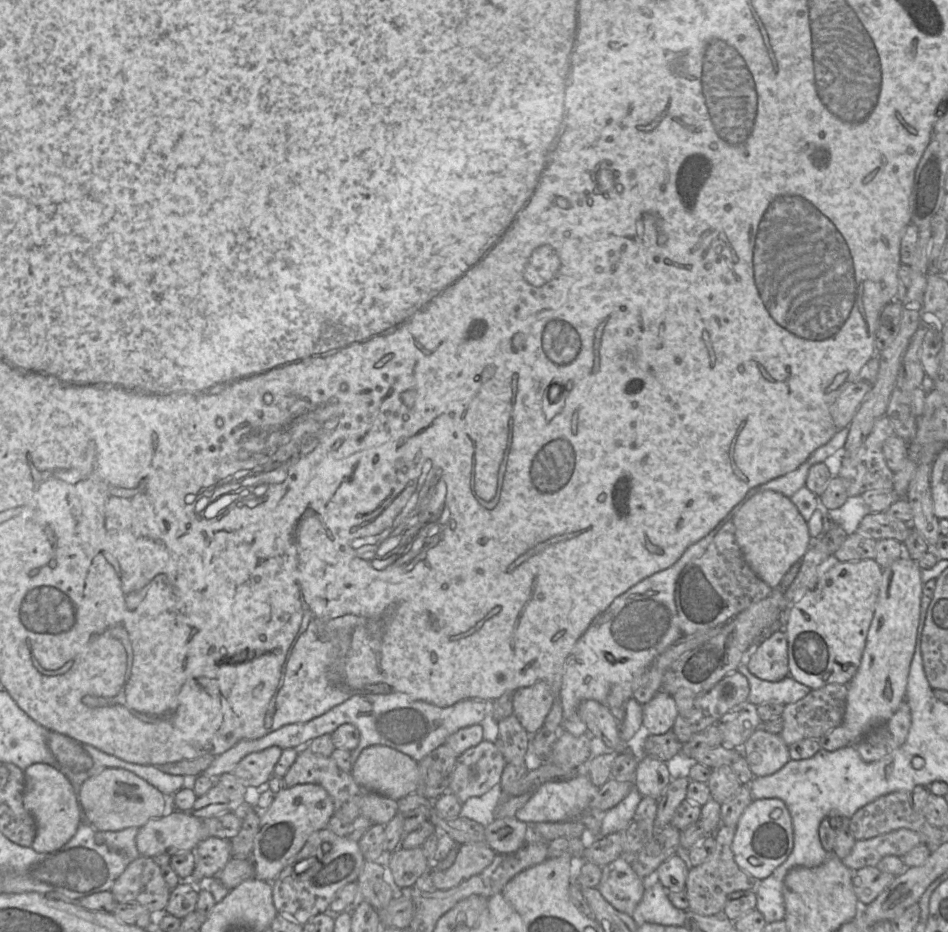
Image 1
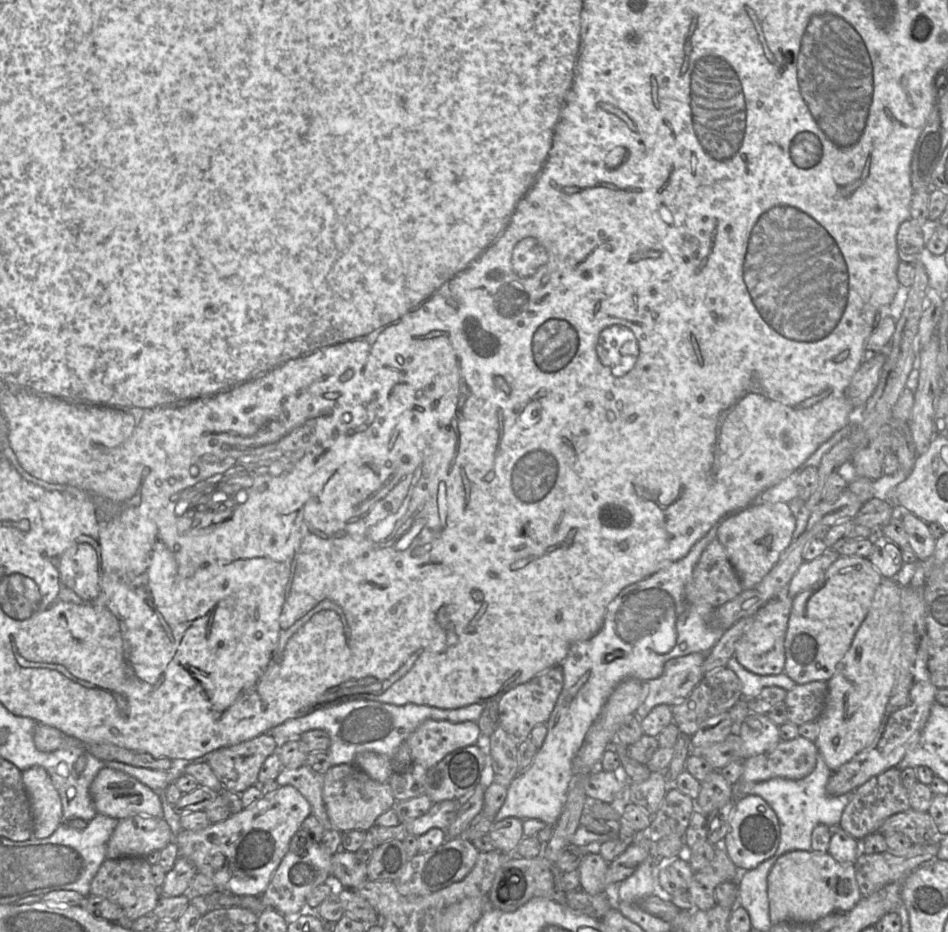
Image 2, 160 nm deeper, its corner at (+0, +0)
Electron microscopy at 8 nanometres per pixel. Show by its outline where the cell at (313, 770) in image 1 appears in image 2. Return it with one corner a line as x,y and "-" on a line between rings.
303,765
296,769
282,768
275,781
279,786
290,785
296,788
309,802
311,815
325,830
333,830
322,798
324,774

